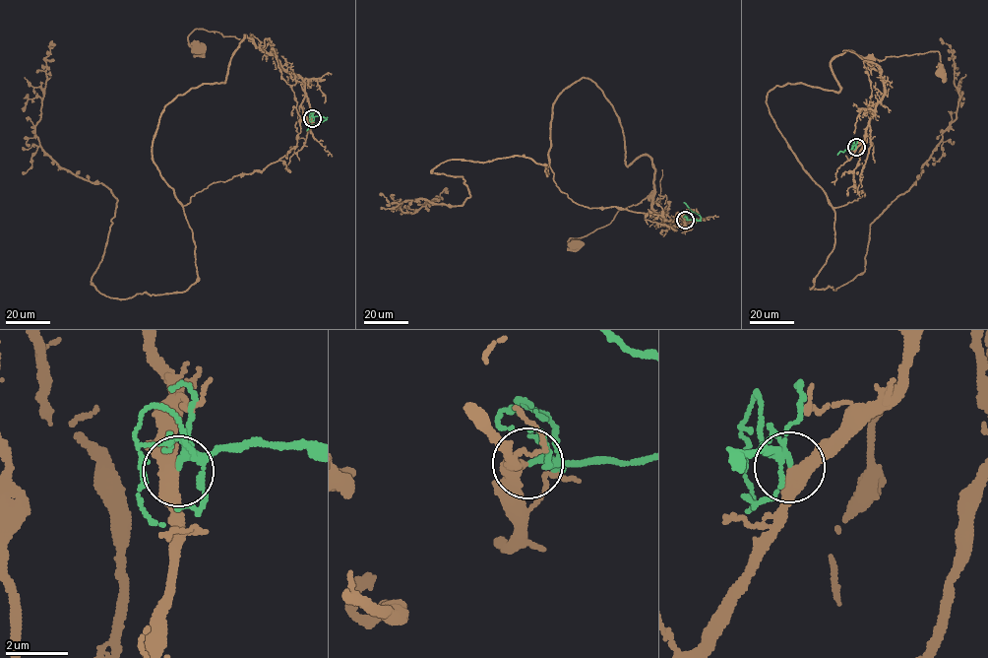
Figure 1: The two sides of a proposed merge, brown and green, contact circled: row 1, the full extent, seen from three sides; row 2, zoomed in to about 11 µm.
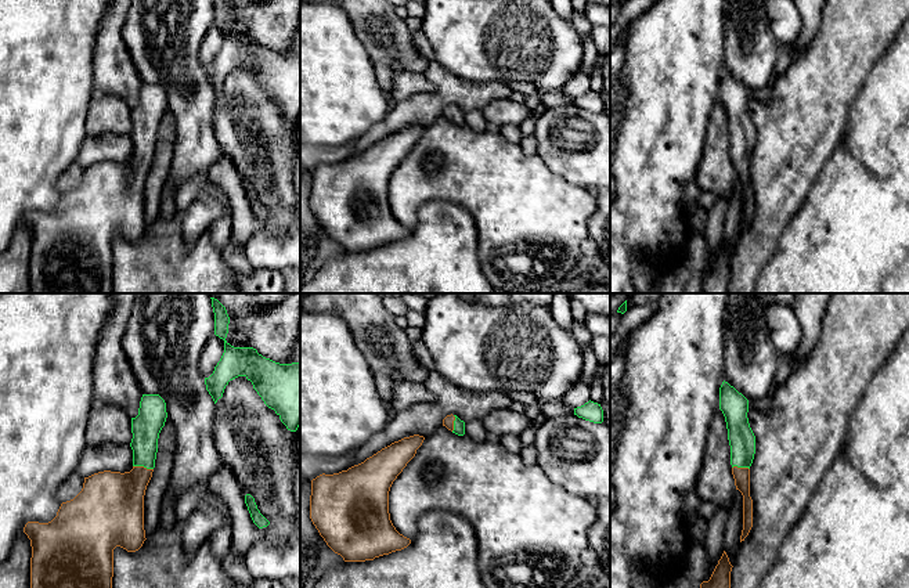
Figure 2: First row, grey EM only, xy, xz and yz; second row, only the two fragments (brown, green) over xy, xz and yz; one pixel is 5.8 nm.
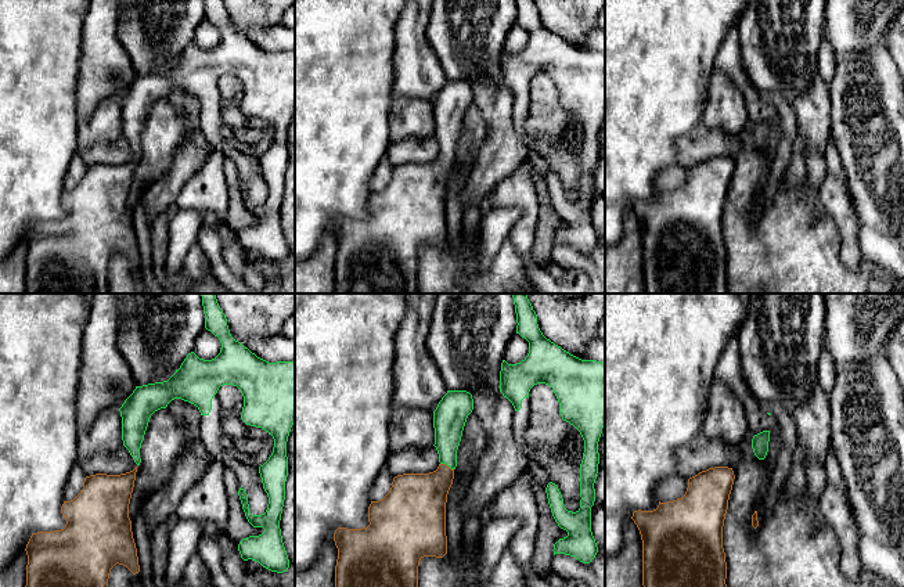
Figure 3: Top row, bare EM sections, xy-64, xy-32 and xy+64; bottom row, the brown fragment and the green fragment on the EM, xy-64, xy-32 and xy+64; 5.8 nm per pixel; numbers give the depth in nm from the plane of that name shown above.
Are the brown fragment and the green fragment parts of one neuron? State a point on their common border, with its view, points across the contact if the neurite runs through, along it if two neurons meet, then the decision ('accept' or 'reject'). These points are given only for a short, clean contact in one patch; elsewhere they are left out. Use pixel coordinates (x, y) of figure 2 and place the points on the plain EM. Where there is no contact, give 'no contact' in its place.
xy (143, 157) | across xy (115, 190), (141, 163), (143, 157), (145, 118) | accept

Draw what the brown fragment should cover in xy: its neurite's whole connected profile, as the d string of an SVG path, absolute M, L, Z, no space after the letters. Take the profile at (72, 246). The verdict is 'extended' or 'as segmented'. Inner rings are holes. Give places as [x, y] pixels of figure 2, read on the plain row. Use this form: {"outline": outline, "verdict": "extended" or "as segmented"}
{"outline": "M143 84L138 105L131 108L133 159L130 162L104 160L84 167L82 181L62 192L57 206L48 213L28 212L24 223L30 230L30 293L112 293L113 239L138 241L145 228L144 185L152 167L158 143L158 129L167 108L166 93L159 84Z", "verdict": "extended"}

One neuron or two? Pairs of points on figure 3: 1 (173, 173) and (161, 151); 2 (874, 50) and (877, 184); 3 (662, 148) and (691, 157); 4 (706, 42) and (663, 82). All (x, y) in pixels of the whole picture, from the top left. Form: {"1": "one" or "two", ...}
{"1": "two", "2": "one", "3": "two", "4": "one"}

